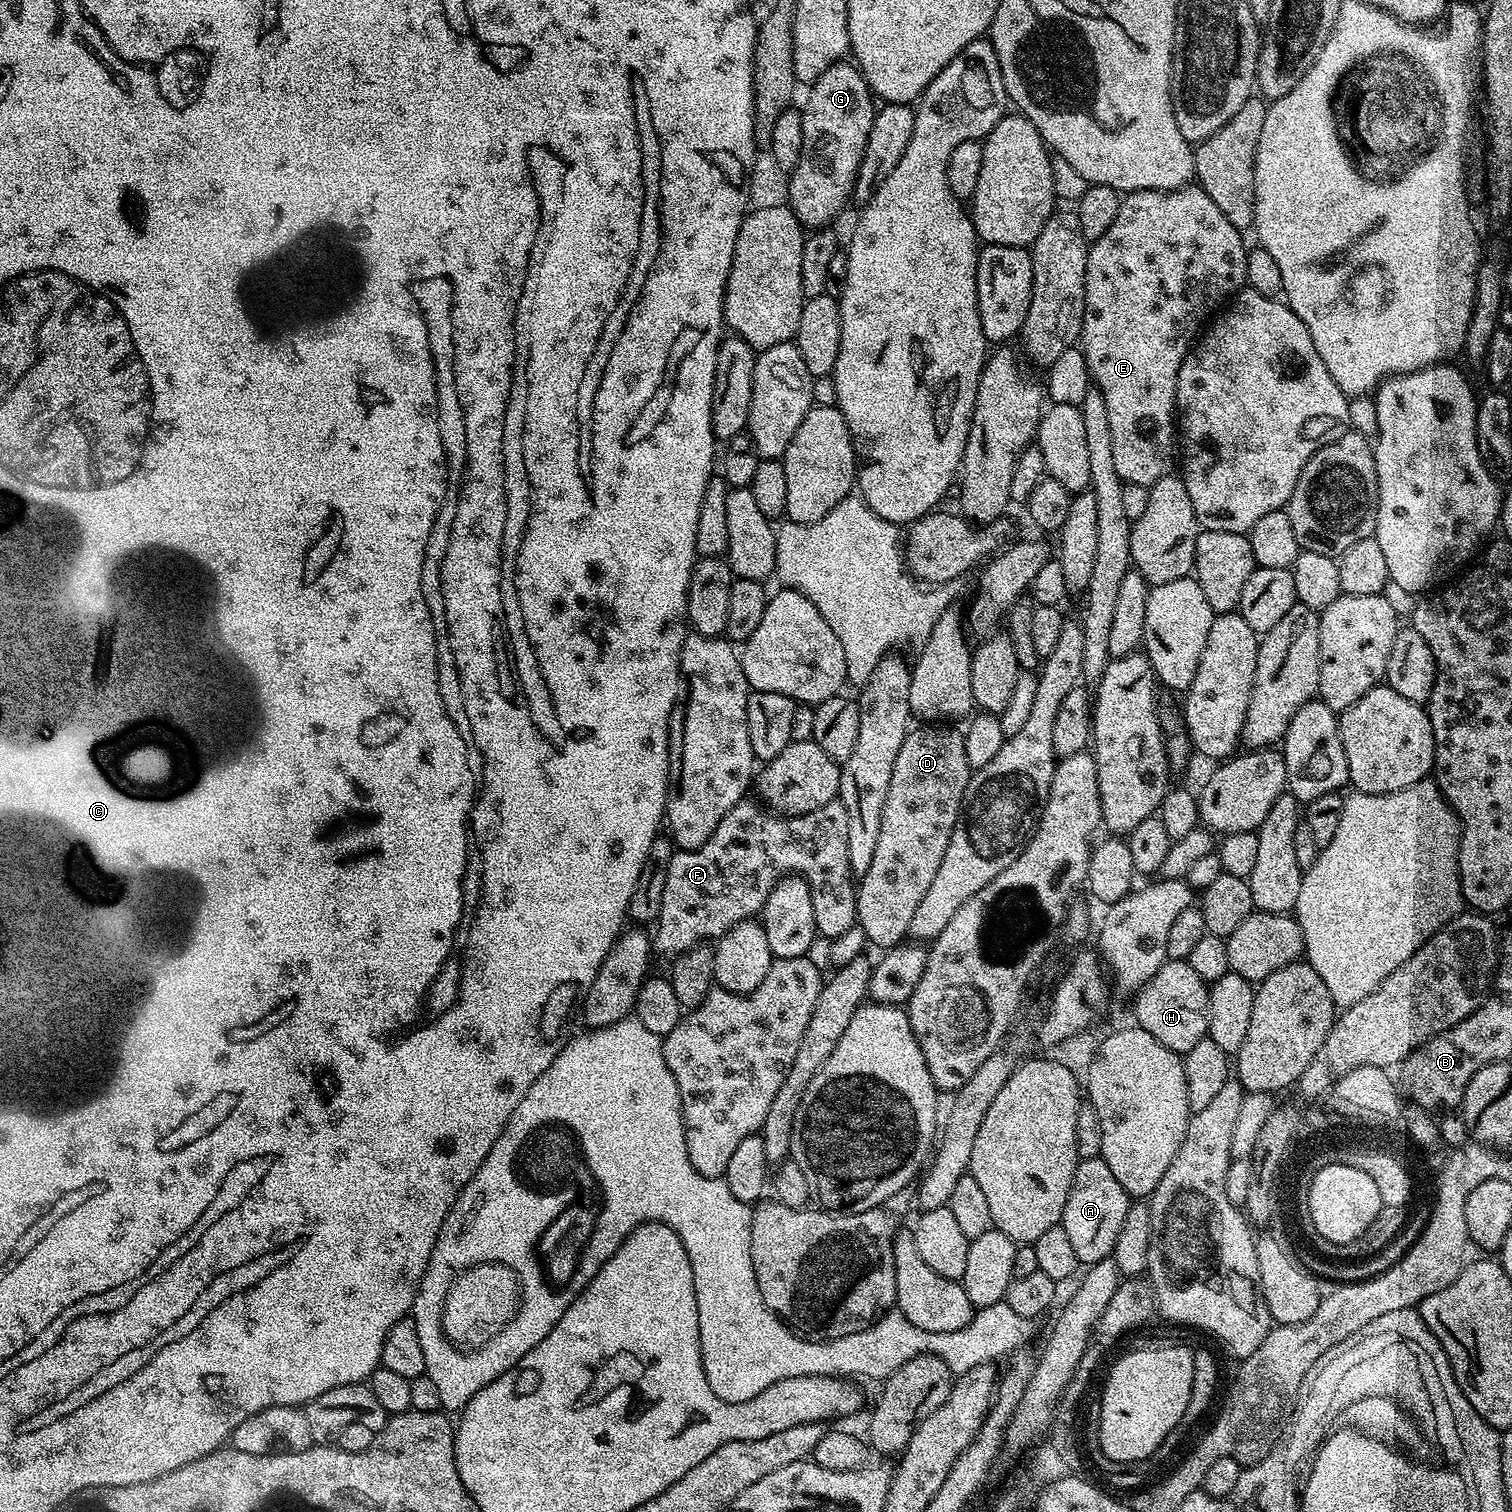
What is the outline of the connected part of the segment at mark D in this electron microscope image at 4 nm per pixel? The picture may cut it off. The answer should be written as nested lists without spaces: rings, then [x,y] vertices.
[[[916,727],[905,736],[902,750],[898,750],[898,758],[894,758],[894,774],[890,774],[890,790],[886,790],[886,806],[882,810],[882,826],[878,826],[874,859],[870,861],[870,870],[859,877],[856,890],[856,923],[866,934],[868,944],[879,950],[895,948],[908,936],[910,918],[914,918],[914,910],[918,910],[926,890],[930,890],[938,866],[942,866],[942,854],[946,854],[946,846],[950,846],[950,834],[974,771],[966,762],[966,742],[959,727]]]

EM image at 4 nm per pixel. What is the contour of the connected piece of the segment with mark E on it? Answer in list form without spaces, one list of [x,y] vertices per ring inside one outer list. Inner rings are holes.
[[[1189,186],[1173,192],[1142,190],[1127,193],[1121,199],[1118,206],[1118,216],[1111,223],[1110,228],[1106,230],[1106,234],[1090,244],[1086,258],[1084,321],[1082,322],[1079,343],[1082,345],[1086,366],[1092,376],[1093,385],[1099,388],[1102,398],[1106,398],[1106,414],[1110,417],[1110,442],[1114,442],[1114,470],[1118,470],[1118,474],[1125,484],[1147,484],[1150,486],[1169,475],[1171,468],[1168,467],[1172,464],[1172,444],[1174,448],[1174,413],[1176,412],[1178,370],[1185,358],[1188,357],[1198,333],[1205,327],[1209,317],[1225,301],[1235,297],[1236,293],[1245,287],[1249,249],[1244,248],[1244,240],[1240,236],[1243,236],[1241,229],[1230,226],[1230,221],[1224,217],[1222,210],[1218,210],[1218,206],[1214,206],[1210,194],[1206,194],[1198,186]]]

